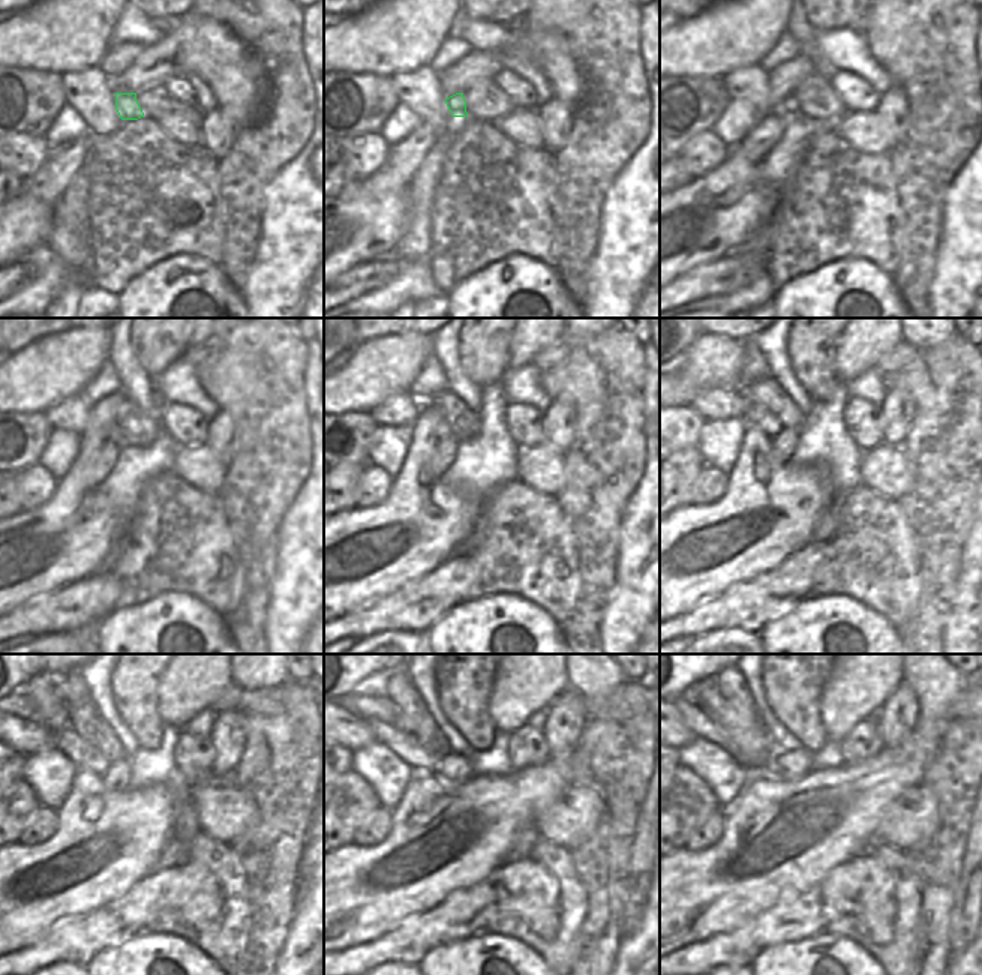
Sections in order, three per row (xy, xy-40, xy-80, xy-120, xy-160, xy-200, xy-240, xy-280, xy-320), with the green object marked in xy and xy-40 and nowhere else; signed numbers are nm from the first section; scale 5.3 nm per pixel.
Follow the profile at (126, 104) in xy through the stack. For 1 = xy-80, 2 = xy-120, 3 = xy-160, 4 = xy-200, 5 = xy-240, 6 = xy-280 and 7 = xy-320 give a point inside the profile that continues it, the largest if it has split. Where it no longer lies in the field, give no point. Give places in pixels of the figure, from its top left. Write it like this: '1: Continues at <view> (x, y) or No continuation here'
1: Continues at xy-80 (789, 107)
2: Continues at xy-120 (113, 434)
3: Continues at xy-160 (443, 431)
4: Continues at xy-200 (757, 416)
5: Continues at xy-240 (86, 758)
6: Continues at xy-280 (404, 746)
7: Continues at xy-320 (702, 726)

